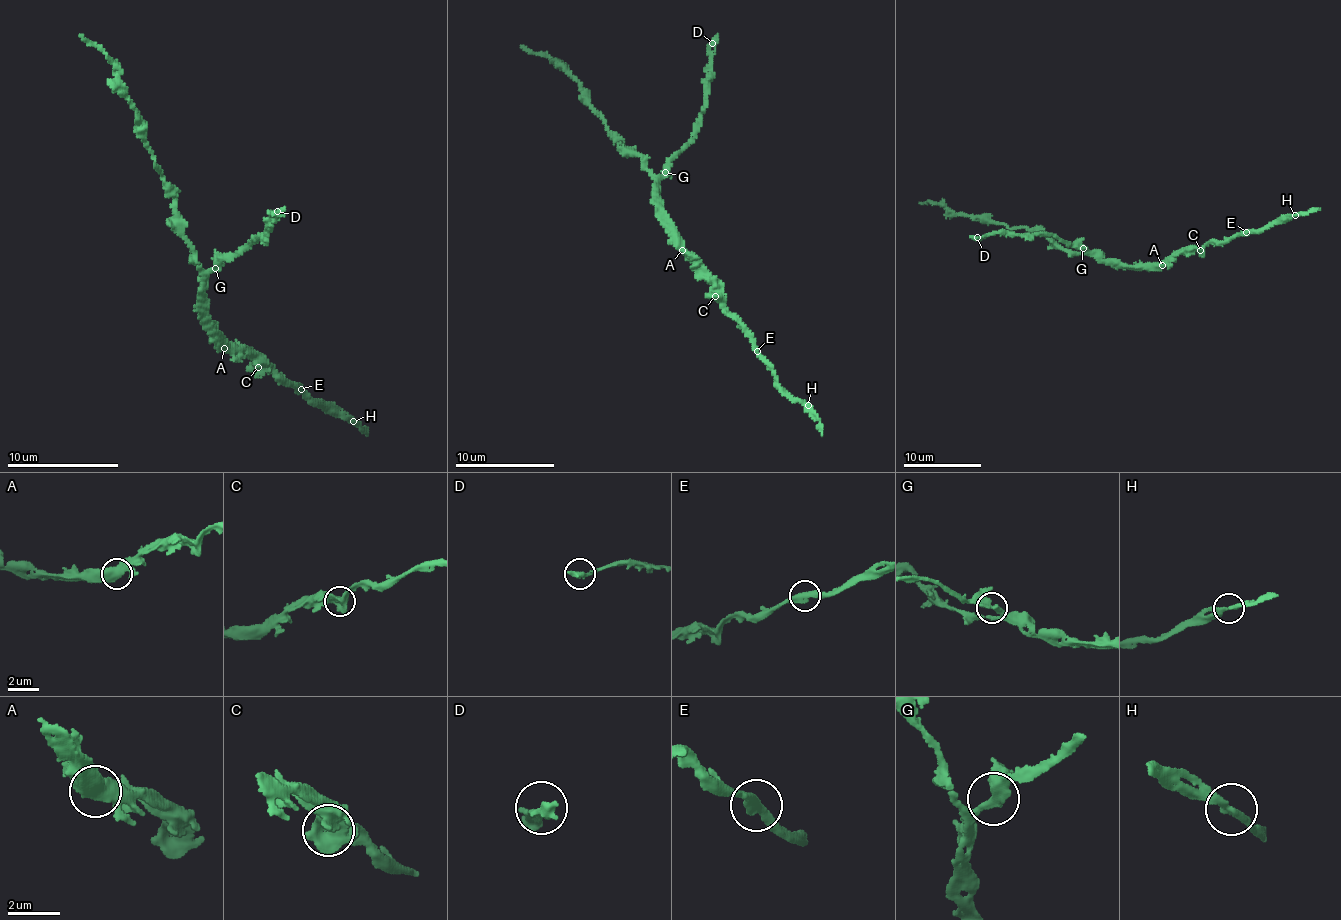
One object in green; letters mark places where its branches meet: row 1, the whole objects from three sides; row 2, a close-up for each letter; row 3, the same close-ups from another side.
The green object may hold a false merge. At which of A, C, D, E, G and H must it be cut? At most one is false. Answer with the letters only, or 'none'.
none

